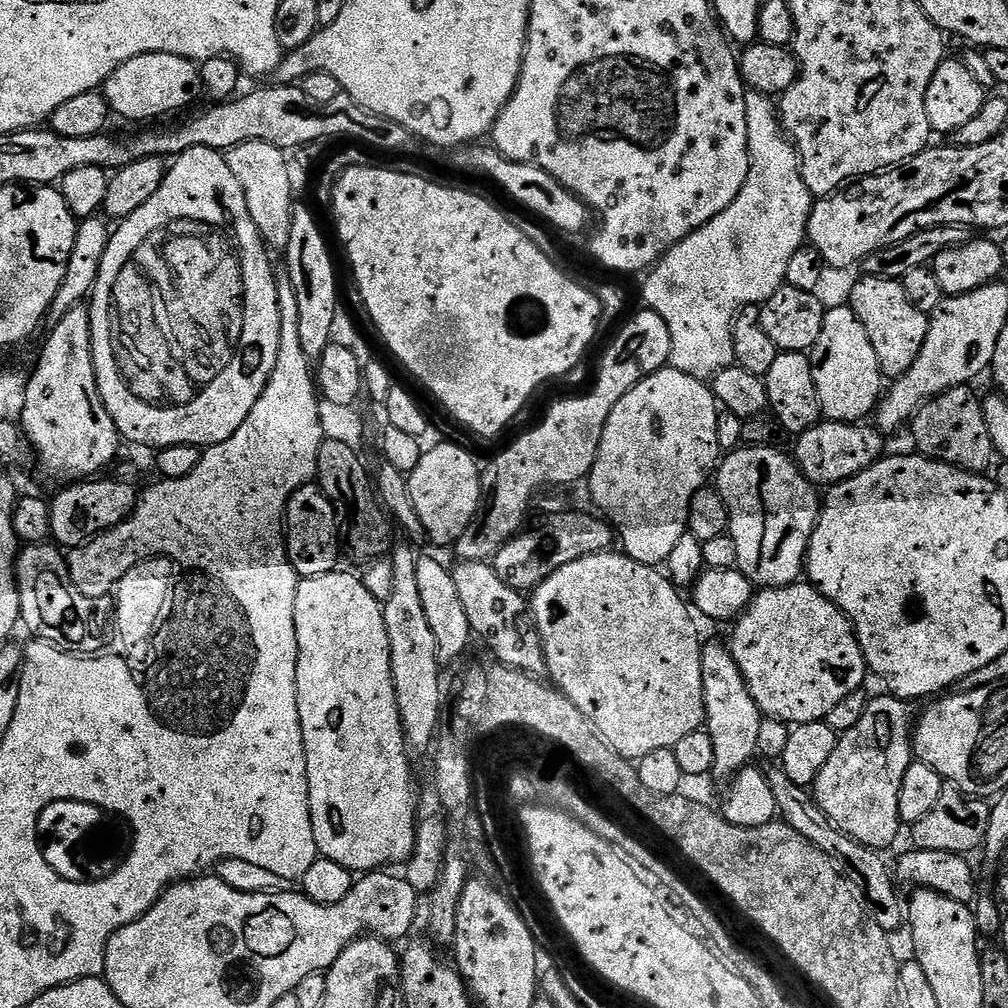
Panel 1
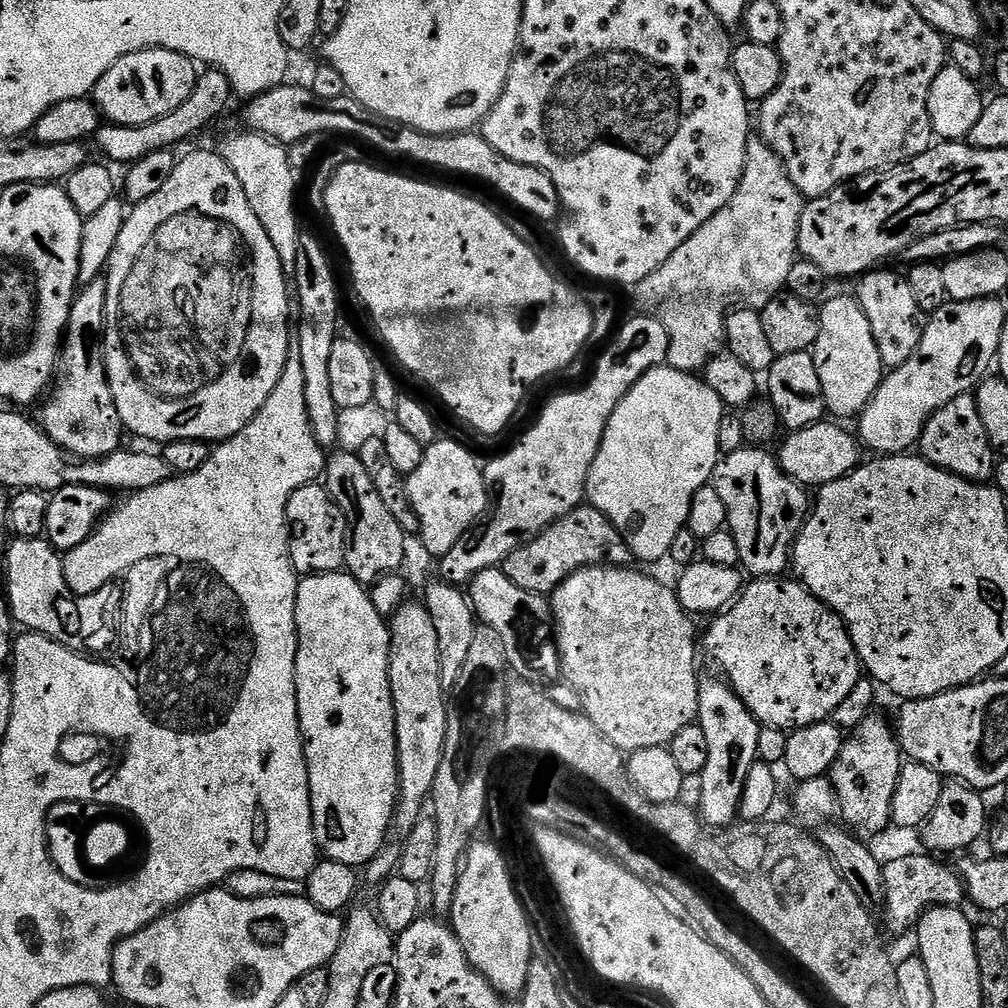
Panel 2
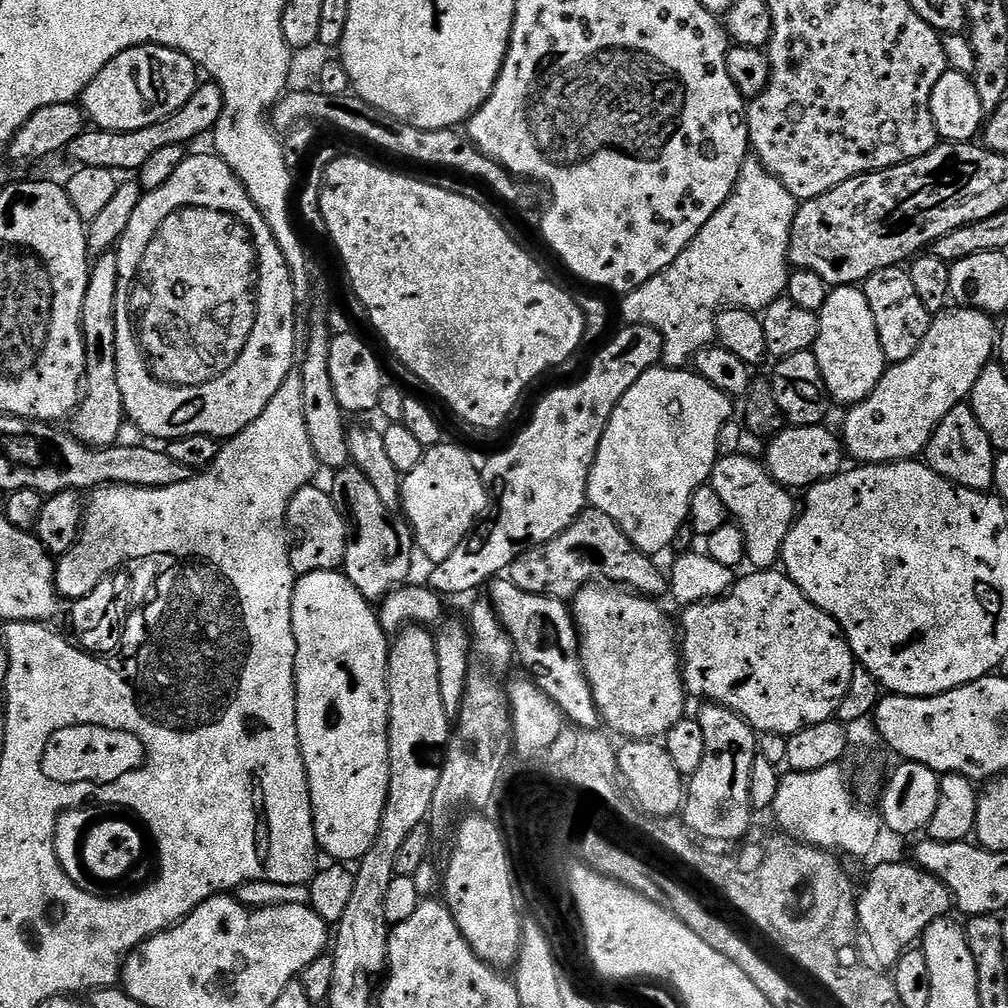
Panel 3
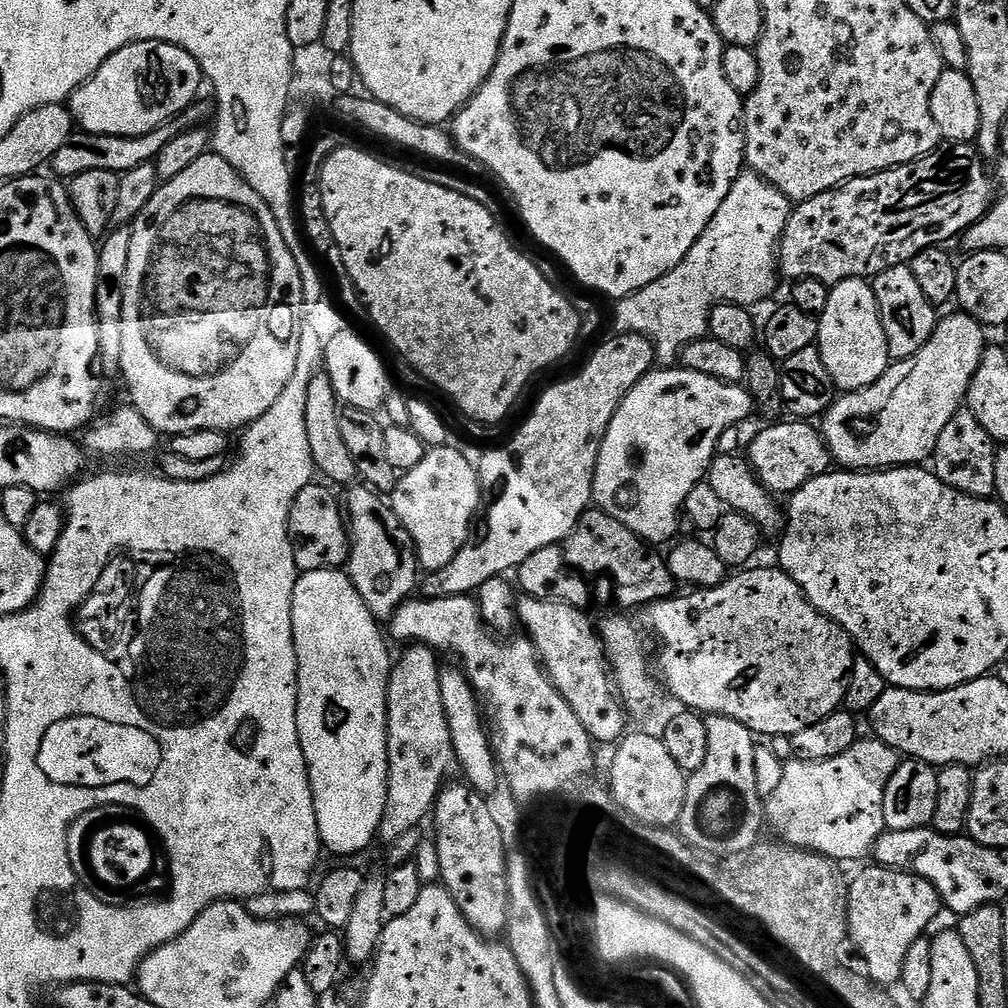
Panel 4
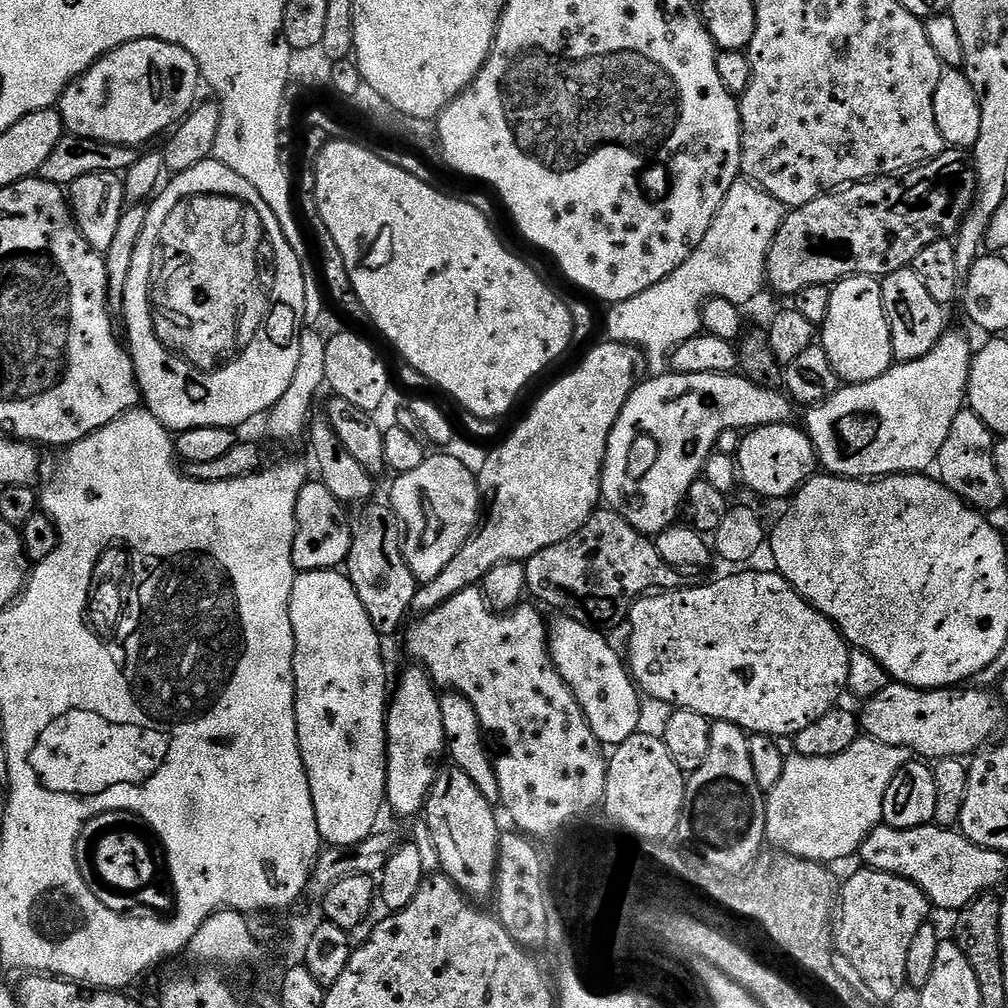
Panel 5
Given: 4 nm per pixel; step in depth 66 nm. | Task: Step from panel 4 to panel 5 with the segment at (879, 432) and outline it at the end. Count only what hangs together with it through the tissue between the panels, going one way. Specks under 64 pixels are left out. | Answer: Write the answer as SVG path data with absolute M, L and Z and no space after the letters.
M948 330L930 354L905 364L893 363L886 374L865 384L842 386L829 400L809 407L806 431L816 448L819 467L825 473L845 478L927 473L935 465L938 450L946 443L946 434L950 434L954 418L958 418L965 407L973 355L973 345L968 345L967 338L960 332Z

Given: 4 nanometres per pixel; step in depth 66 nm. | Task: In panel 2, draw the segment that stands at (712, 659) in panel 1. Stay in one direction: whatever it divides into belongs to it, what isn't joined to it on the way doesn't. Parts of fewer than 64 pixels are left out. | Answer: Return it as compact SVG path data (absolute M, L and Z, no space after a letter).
M723 678L717 680L700 680L700 693L698 694L698 722L706 734L708 746L708 759L706 766L700 771L698 783L700 783L700 804L698 811L700 819L712 828L726 828L729 824L737 823L740 815L740 799L742 790L746 786L746 778L750 770L758 763L758 738L762 725L754 718L754 714L738 698L738 694L732 689L732 685Z

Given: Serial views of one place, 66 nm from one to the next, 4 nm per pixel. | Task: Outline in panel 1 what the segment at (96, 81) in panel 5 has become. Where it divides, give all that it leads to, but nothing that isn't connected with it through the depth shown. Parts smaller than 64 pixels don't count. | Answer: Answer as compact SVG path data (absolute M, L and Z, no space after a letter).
M147 52L120 64L102 85L109 109L128 120L156 120L195 102L202 96L200 69L195 63L174 54Z

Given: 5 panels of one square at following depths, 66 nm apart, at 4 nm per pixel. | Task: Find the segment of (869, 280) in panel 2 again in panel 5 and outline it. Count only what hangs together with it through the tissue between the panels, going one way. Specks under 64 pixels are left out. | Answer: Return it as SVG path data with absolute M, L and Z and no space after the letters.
M911 266L902 270L894 270L880 280L882 290L882 306L886 310L886 322L890 326L890 346L893 361L905 364L911 360L922 358L934 350L946 331L944 325L945 305L934 302L924 285L914 274Z

